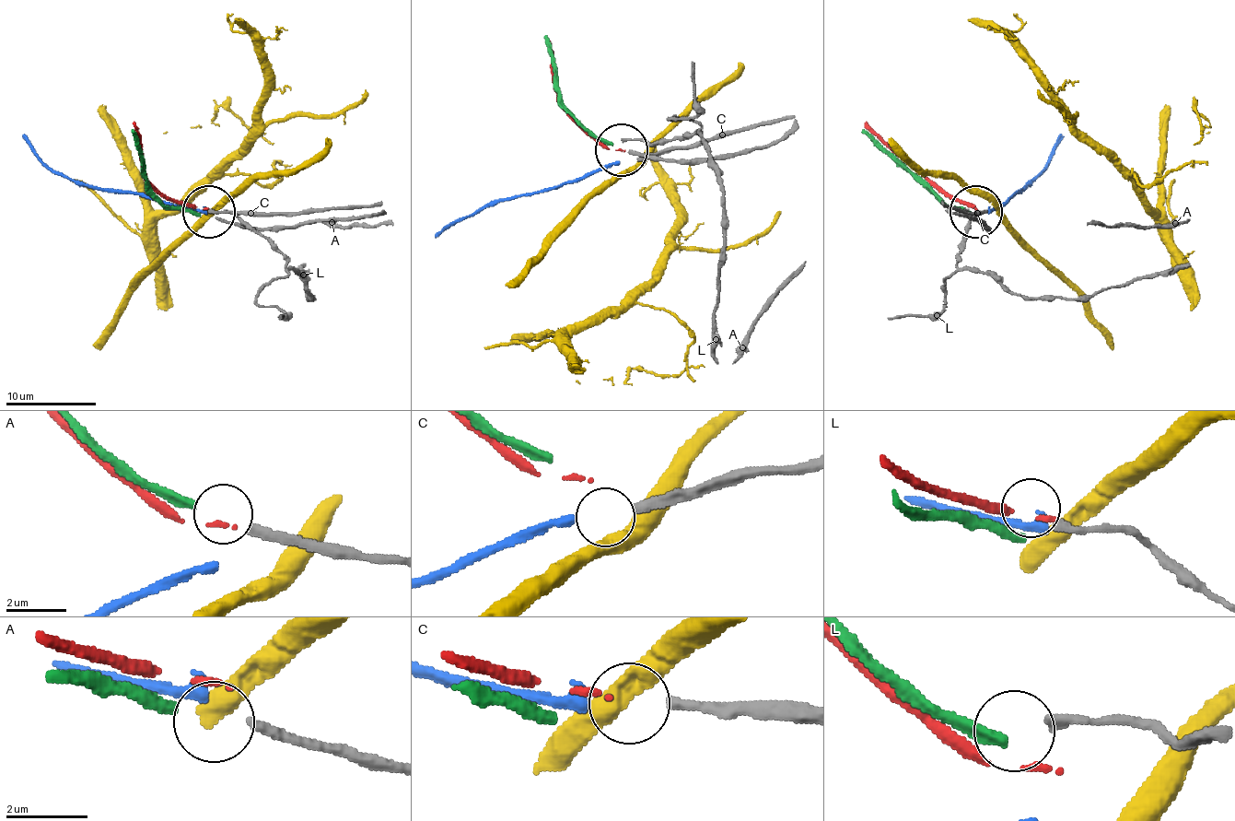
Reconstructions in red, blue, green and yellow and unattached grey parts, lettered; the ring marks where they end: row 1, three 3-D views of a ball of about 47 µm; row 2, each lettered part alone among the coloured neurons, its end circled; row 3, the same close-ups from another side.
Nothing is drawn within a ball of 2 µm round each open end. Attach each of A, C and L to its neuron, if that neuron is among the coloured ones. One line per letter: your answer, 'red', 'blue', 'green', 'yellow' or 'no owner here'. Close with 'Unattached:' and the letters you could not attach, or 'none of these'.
A: green
C: blue
L: no owner here
Unattached: L

